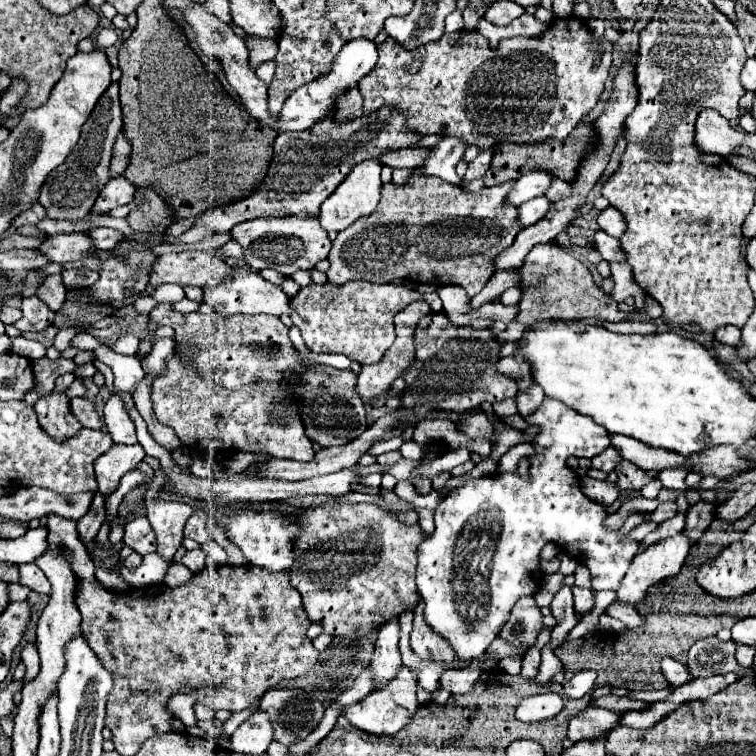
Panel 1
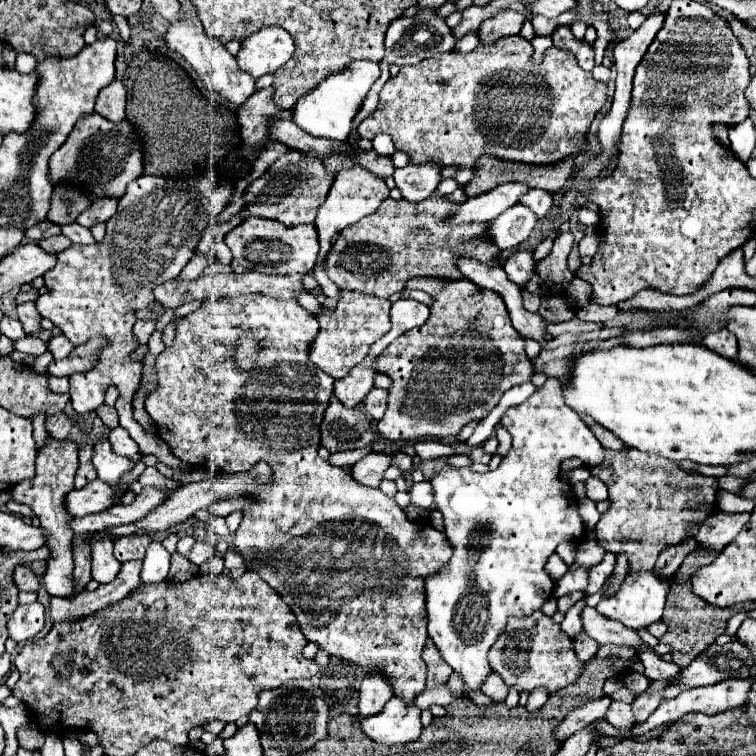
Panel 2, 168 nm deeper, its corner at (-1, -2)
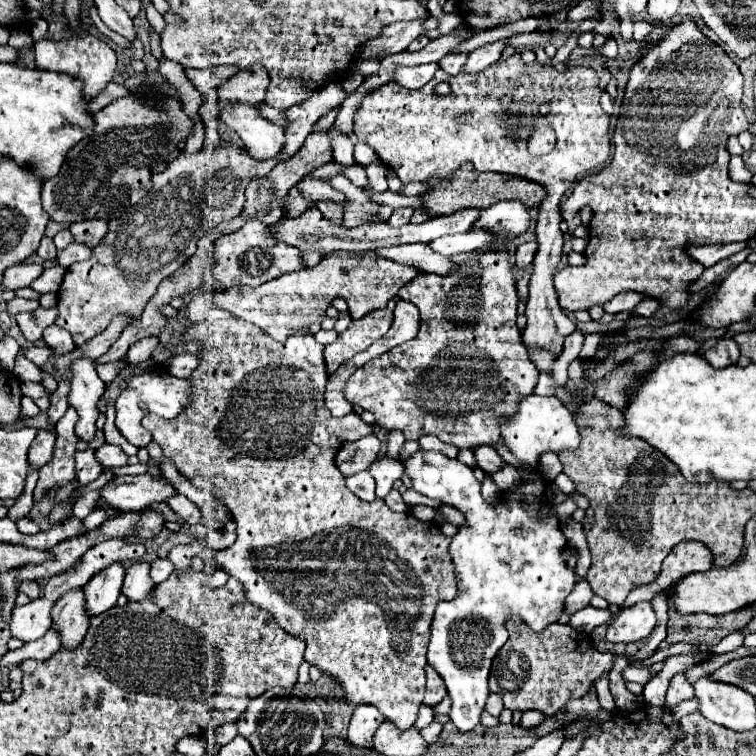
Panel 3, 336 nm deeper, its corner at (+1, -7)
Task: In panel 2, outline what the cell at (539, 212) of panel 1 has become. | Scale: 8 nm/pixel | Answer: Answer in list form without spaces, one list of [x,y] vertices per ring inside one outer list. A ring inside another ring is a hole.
[[[516,204],[490,222],[490,234],[492,234],[492,240],[502,250],[516,248],[530,236],[528,232],[534,230],[536,222],[538,222],[538,216],[532,214],[528,206]]]

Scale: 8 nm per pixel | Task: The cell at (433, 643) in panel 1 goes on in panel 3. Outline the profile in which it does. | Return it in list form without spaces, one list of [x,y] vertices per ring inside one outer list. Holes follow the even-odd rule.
[[[428,665],[426,667],[428,683],[426,683],[426,695],[424,695],[424,705],[438,705],[446,697],[446,685],[442,683],[442,677]]]

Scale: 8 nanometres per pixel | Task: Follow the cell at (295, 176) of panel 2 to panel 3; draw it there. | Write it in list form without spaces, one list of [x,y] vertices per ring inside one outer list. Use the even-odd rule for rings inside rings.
[[[292,187],[292,189],[290,189],[290,197],[288,197],[288,213],[286,213],[286,219],[288,219],[288,217],[292,219],[292,217],[302,215],[308,207],[310,207],[308,199],[304,199],[304,197],[298,193],[298,189]]]

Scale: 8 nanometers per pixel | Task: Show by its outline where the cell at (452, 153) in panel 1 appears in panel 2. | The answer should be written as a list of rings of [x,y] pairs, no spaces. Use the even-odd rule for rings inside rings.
[[[438,162],[408,164],[394,172],[394,182],[400,188],[402,196],[420,202],[428,198],[442,180],[442,166]]]

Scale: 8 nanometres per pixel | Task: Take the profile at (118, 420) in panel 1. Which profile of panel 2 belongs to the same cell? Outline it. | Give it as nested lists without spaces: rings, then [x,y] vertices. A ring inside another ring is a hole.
[[[116,426],[114,430],[110,430],[108,440],[110,440],[112,450],[114,450],[116,454],[130,456],[130,458],[132,458],[134,454],[138,454],[138,444],[136,444],[136,442],[130,438],[128,430],[124,430],[122,426]]]

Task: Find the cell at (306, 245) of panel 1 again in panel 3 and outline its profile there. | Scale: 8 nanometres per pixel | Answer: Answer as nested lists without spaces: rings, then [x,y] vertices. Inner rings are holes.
[[[250,219],[240,231],[216,239],[216,265],[210,269],[208,277],[222,283],[224,289],[240,283],[246,283],[248,287],[258,287],[270,279],[276,279],[278,275],[298,269],[302,269],[300,251],[274,239],[262,221]]]

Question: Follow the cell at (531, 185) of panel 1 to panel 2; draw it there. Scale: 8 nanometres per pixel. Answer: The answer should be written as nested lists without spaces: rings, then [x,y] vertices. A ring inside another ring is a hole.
[[[508,182],[488,194],[468,198],[454,216],[454,222],[486,222],[512,208],[530,190],[524,182]]]

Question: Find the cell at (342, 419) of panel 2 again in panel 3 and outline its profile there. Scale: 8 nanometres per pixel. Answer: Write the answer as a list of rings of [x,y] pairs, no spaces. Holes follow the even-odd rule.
[[[368,435],[366,439],[354,441],[354,443],[346,443],[346,447],[342,447],[342,451],[338,451],[338,469],[350,477],[356,475],[364,469],[368,469],[380,453],[380,441],[376,435]]]

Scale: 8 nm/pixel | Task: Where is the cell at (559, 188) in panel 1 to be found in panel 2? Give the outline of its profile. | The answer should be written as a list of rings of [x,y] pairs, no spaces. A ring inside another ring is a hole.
[[[532,188],[528,194],[524,194],[520,204],[528,204],[528,208],[538,214],[538,218],[544,218],[544,214],[552,208],[552,194],[542,188]]]

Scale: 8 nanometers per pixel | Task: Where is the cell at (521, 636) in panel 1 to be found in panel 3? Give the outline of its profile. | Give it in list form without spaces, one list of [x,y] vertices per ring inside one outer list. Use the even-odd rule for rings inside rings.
[[[510,615],[506,619],[510,639],[498,651],[490,671],[490,691],[504,699],[504,707],[510,711],[536,709],[546,717],[556,715],[570,699],[584,697],[594,683],[612,671],[614,653],[600,653],[590,635],[584,635],[570,625],[554,623],[546,631],[532,631],[520,617]]]

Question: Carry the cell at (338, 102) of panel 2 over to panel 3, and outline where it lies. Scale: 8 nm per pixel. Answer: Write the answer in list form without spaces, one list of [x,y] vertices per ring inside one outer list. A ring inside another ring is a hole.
[[[334,127],[328,129],[328,135],[332,139],[332,145],[334,145],[334,161],[342,167],[354,167],[358,165],[356,159],[354,159],[354,145],[348,137],[344,137],[342,133],[338,133]]]

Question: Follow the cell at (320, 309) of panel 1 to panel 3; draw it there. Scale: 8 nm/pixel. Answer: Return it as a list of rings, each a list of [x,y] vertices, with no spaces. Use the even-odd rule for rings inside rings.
[[[378,309],[362,319],[354,319],[350,327],[342,335],[338,335],[338,339],[324,351],[328,375],[332,375],[346,359],[352,359],[356,353],[364,351],[376,339],[386,335],[390,325],[392,325],[390,309]]]

